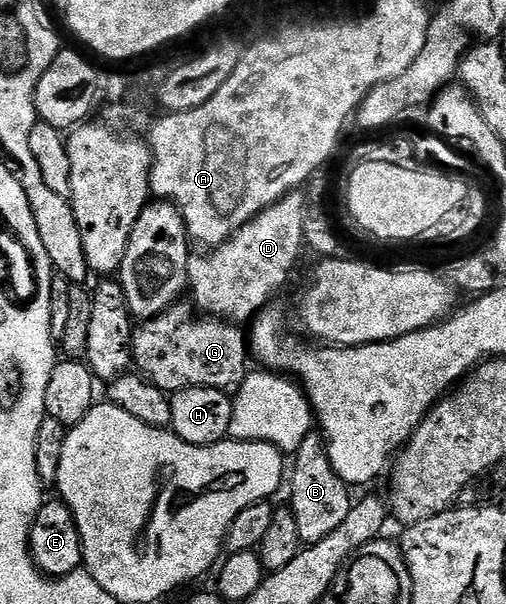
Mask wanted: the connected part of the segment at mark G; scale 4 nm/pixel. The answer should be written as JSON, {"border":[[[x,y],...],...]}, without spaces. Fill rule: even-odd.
{"border":[[[189,302],[174,303],[155,319],[139,322],[132,336],[132,363],[161,391],[173,393],[203,387],[233,393],[248,374],[248,335],[237,323],[197,317]]]}

